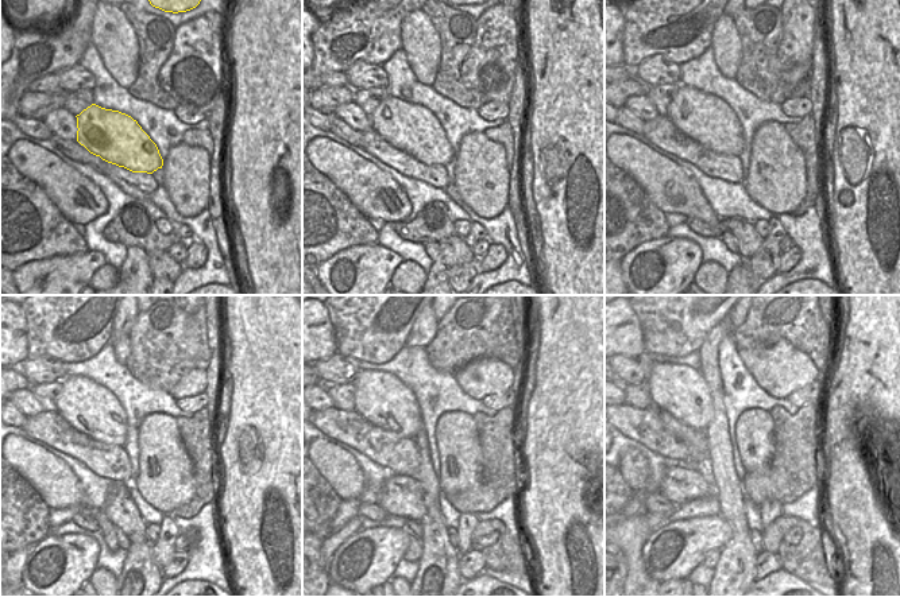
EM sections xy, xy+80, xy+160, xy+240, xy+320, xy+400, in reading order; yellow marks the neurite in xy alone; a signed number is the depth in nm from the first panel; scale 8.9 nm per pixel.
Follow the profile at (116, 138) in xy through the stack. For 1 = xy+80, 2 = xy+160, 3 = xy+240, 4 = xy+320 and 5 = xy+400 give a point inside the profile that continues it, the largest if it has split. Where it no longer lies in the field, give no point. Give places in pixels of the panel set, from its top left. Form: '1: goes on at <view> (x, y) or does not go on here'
1: goes on at xy+80 (412, 128)
2: goes on at xy+160 (706, 119)
3: goes on at xy+240 (91, 409)
4: goes on at xy+320 (381, 398)
5: goes on at xy+400 (682, 391)

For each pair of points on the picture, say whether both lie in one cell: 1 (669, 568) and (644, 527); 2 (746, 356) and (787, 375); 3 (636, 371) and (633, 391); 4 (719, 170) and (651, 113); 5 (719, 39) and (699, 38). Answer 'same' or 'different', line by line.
1: different
2: same
3: different
4: different
5: different

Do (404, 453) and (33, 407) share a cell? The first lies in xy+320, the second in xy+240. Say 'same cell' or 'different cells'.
different cells

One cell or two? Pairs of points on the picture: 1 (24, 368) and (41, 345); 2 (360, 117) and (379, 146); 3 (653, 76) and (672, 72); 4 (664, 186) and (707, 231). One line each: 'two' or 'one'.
1: two
2: two
3: one
4: two

